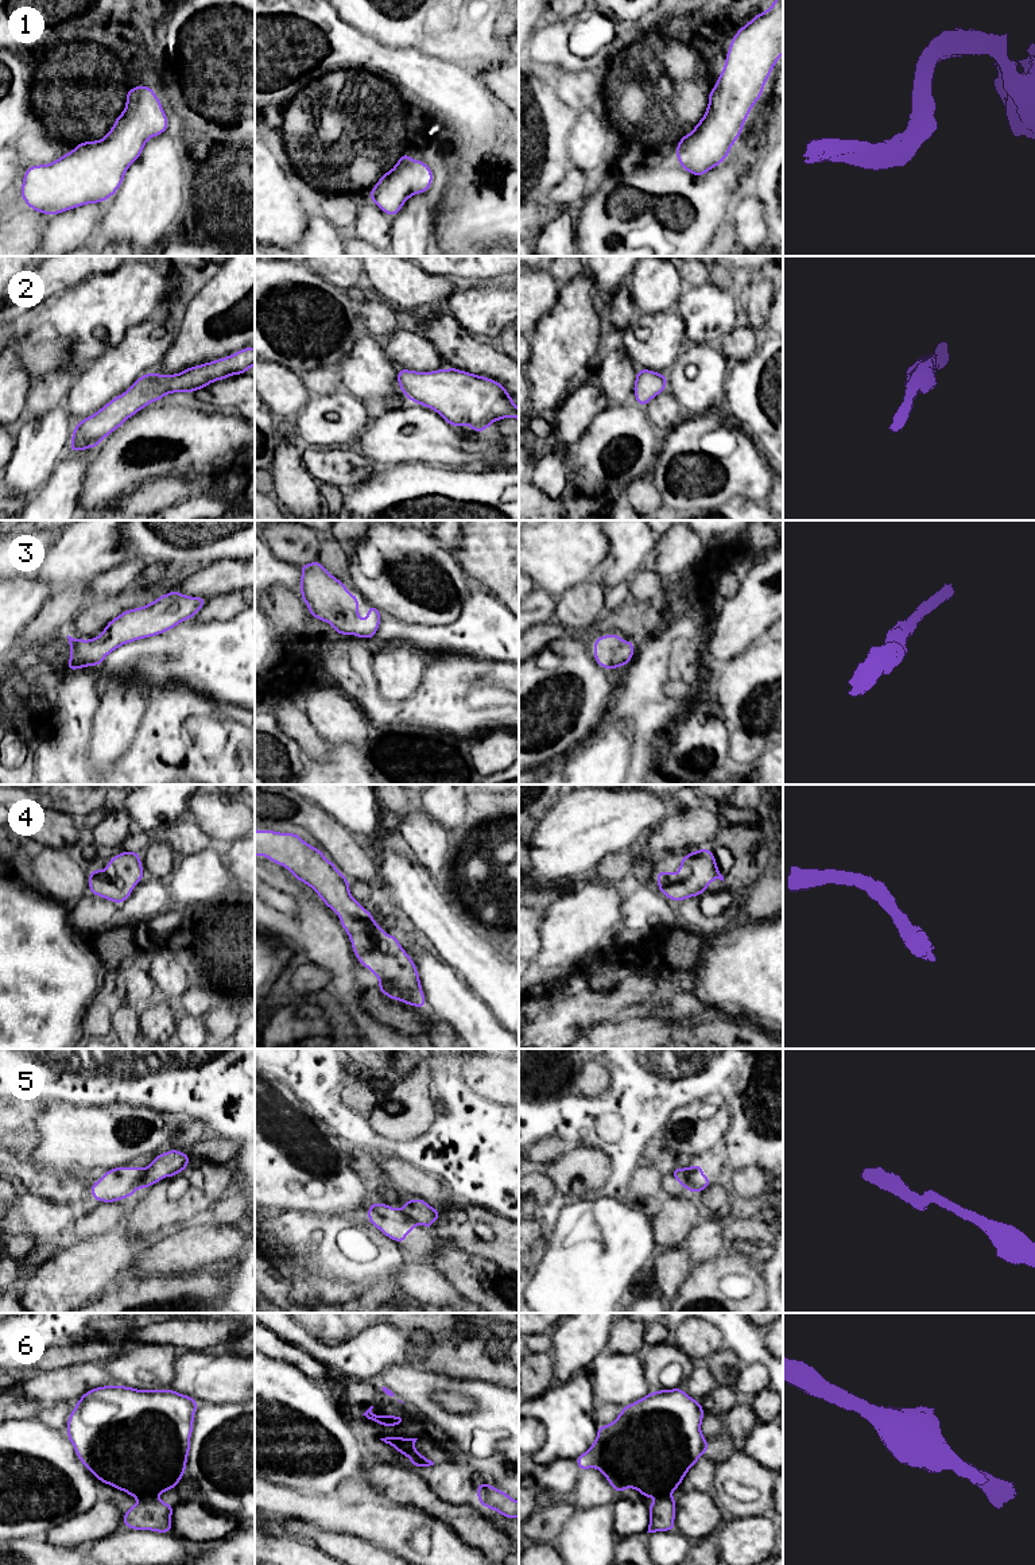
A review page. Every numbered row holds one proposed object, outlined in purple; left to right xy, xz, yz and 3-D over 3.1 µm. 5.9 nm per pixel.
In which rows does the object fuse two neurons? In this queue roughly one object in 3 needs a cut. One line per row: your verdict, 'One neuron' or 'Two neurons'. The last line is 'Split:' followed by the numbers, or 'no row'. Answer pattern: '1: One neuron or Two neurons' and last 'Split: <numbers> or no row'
1: One neuron
2: One neuron
3: One neuron
4: One neuron
5: Two neurons
6: Two neurons
Split: 5, 6

